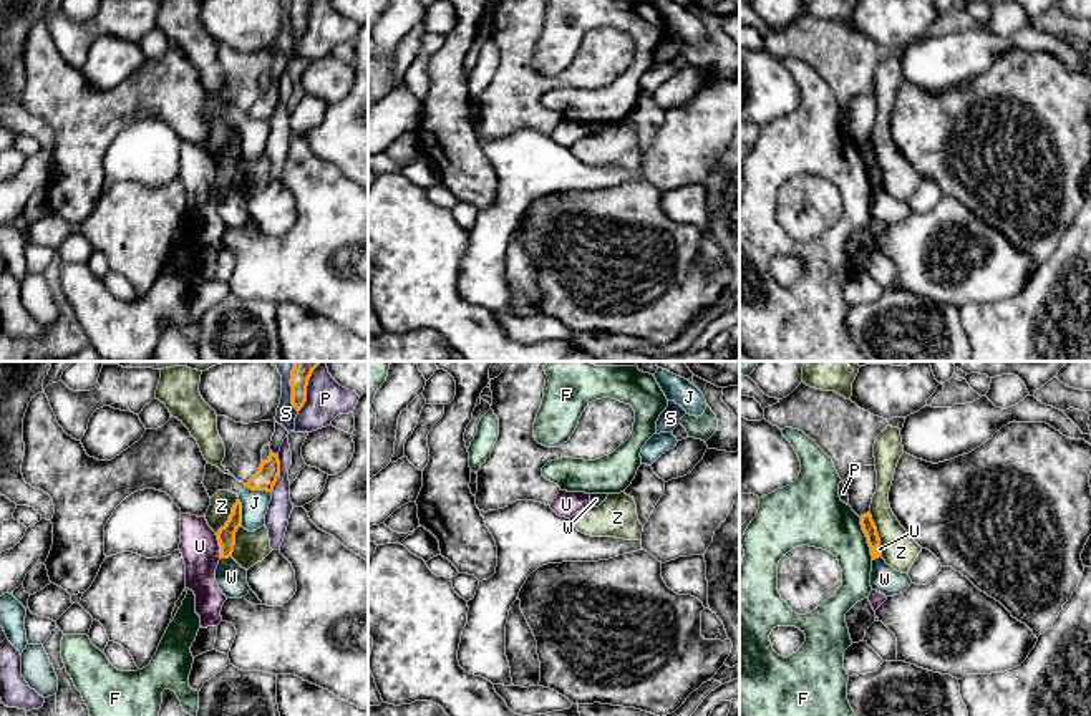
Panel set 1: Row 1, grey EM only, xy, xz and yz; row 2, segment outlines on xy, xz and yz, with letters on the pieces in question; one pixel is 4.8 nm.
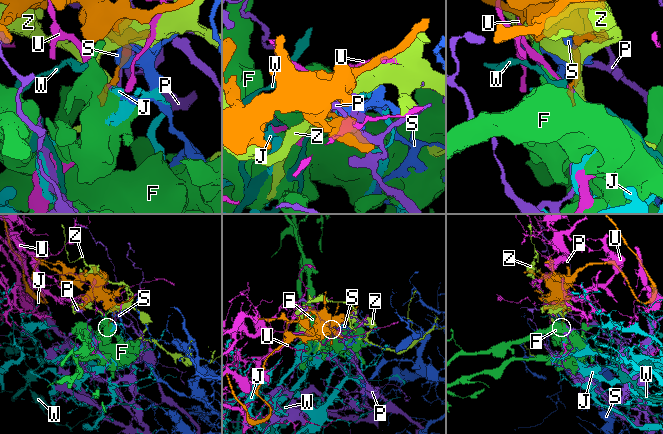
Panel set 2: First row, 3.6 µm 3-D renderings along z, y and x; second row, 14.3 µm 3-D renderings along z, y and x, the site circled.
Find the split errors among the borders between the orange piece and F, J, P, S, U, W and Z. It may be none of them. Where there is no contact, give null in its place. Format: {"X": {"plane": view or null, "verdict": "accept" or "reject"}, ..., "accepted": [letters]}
{"F": {"plane": "yz", "verdict": "reject"}, "J": {"plane": "xy", "verdict": "reject"}, "P": {"plane": "xy", "verdict": "reject"}, "S": {"plane": "xy", "verdict": "reject"}, "U": {"plane": "xy", "verdict": "reject"}, "W": {"plane": "xy", "verdict": "reject"}, "Z": {"plane": "xy", "verdict": "reject"}, "accepted": []}

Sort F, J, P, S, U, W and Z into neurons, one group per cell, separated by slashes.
F / J / P / S / U / W / Z

